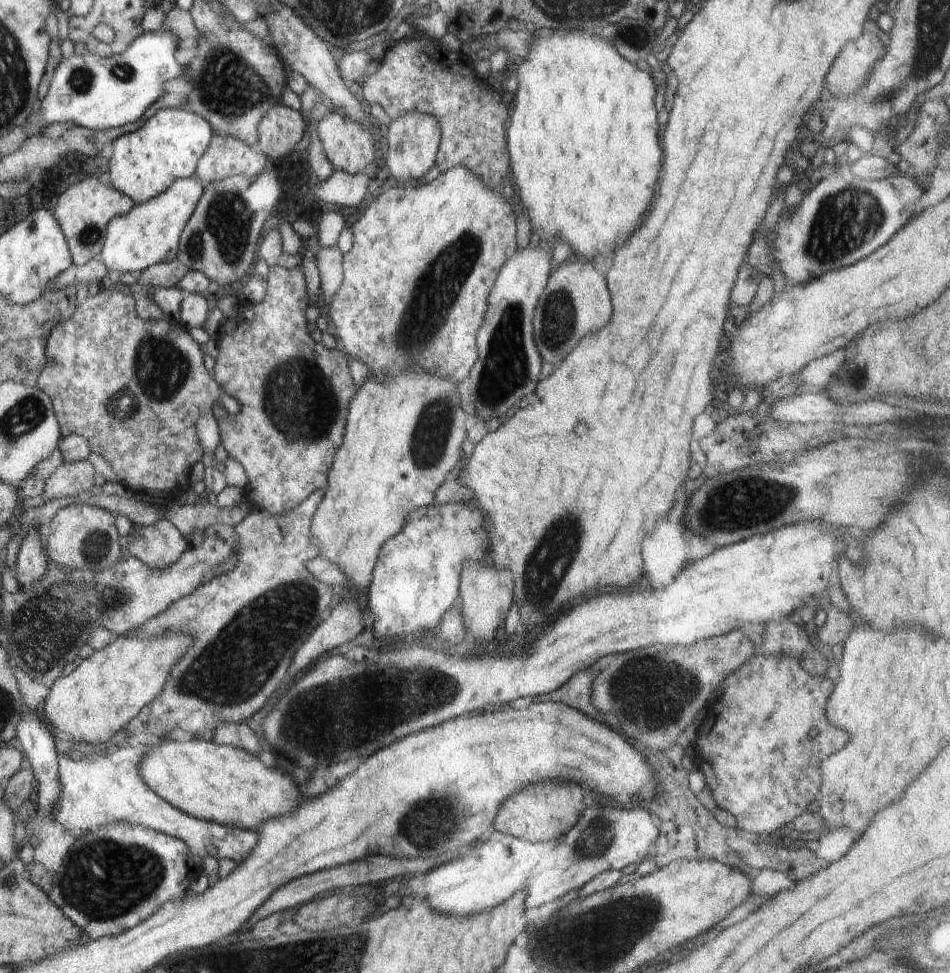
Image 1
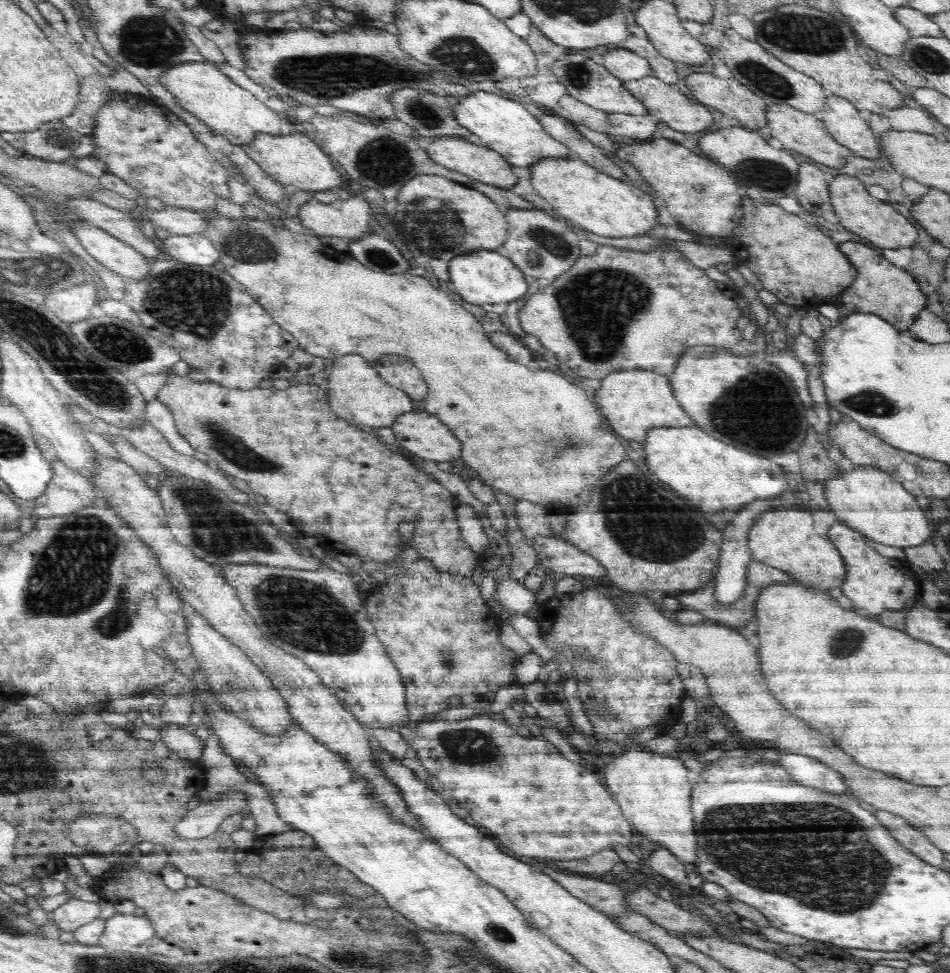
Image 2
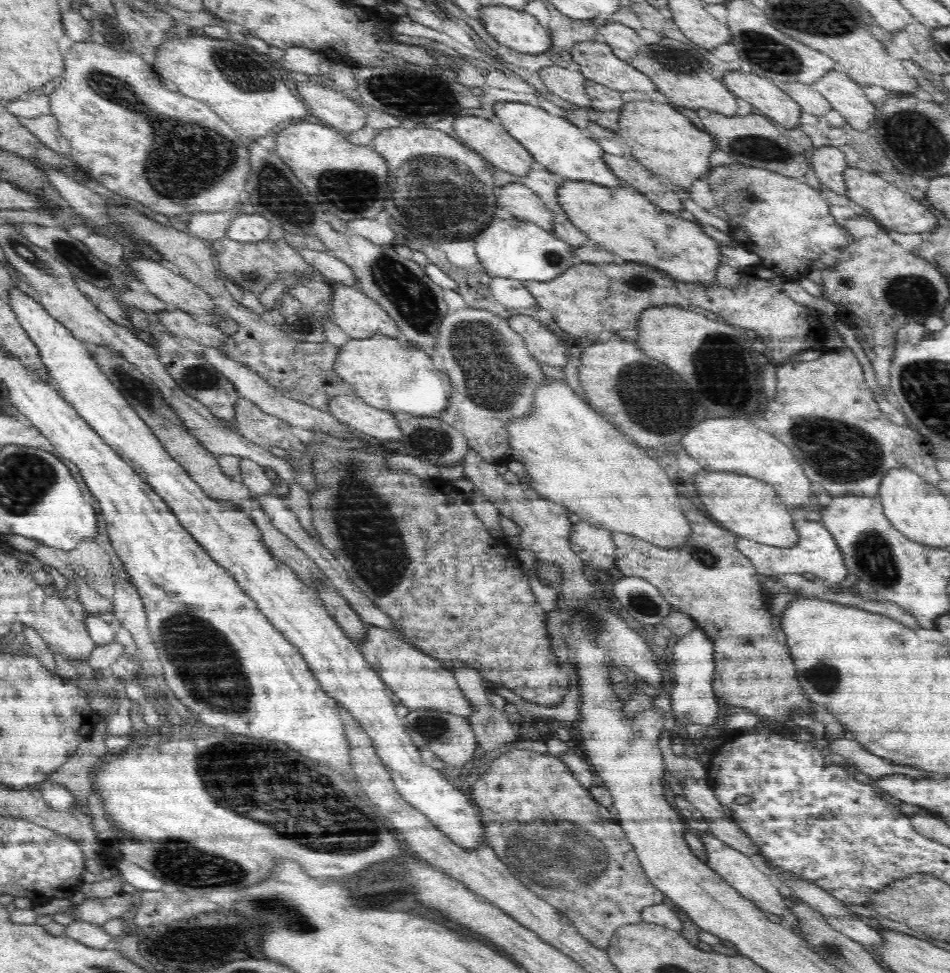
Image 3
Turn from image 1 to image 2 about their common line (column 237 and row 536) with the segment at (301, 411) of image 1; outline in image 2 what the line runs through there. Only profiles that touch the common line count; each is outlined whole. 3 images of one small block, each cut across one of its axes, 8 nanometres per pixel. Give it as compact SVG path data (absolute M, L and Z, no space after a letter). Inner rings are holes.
M172 376L170 380L157 392L158 401L170 409L174 416L180 436L186 438L195 448L196 452L203 452L210 456L210 460L218 464L219 471L228 476L244 480L251 488L252 494L262 495L268 500L268 503L276 510L285 512L292 524L295 525L298 533L305 536L315 536L318 538L318 544L329 549L335 549L342 554L357 554L358 556L367 556L374 566L381 565L390 561L397 561L399 554L403 551L403 540L401 539L399 528L404 523L414 525L414 537L410 542L410 547L414 547L420 557L428 559L436 569L448 571L454 575L470 577L478 570L476 566L483 565L485 561L470 549L468 544L460 535L460 527L456 520L457 503L453 494L440 482L434 479L430 474L424 473L416 466L412 465L402 454L390 451L385 443L380 441L375 433L364 427L359 427L349 423L343 418L338 417L332 410L328 401L327 391L315 384L291 384L285 390L277 390L275 387L262 389L254 387L248 390L230 389L212 381L194 382L189 376Z

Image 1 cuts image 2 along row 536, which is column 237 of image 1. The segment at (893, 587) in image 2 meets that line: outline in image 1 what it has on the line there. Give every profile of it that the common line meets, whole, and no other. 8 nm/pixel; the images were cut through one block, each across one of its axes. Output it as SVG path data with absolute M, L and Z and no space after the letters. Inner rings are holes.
M150 743L128 748L110 748L106 756L96 754L92 757L84 756L77 762L67 755L59 755L57 759L62 798L54 818L66 828L80 828L80 830L90 830L92 826L110 827L115 822L142 825L144 828L183 840L201 867L203 857L206 856L217 861L230 858L236 864L247 858L250 848L258 844L256 832L250 830L246 832L246 829L195 819L174 805L168 804L145 783L140 765L152 748Z

